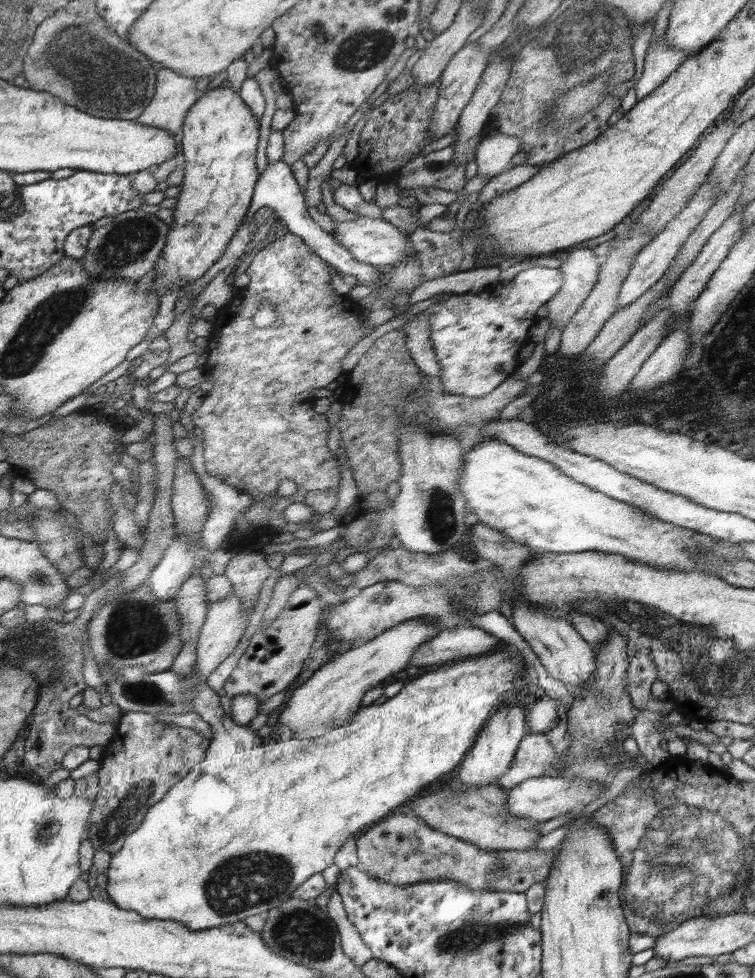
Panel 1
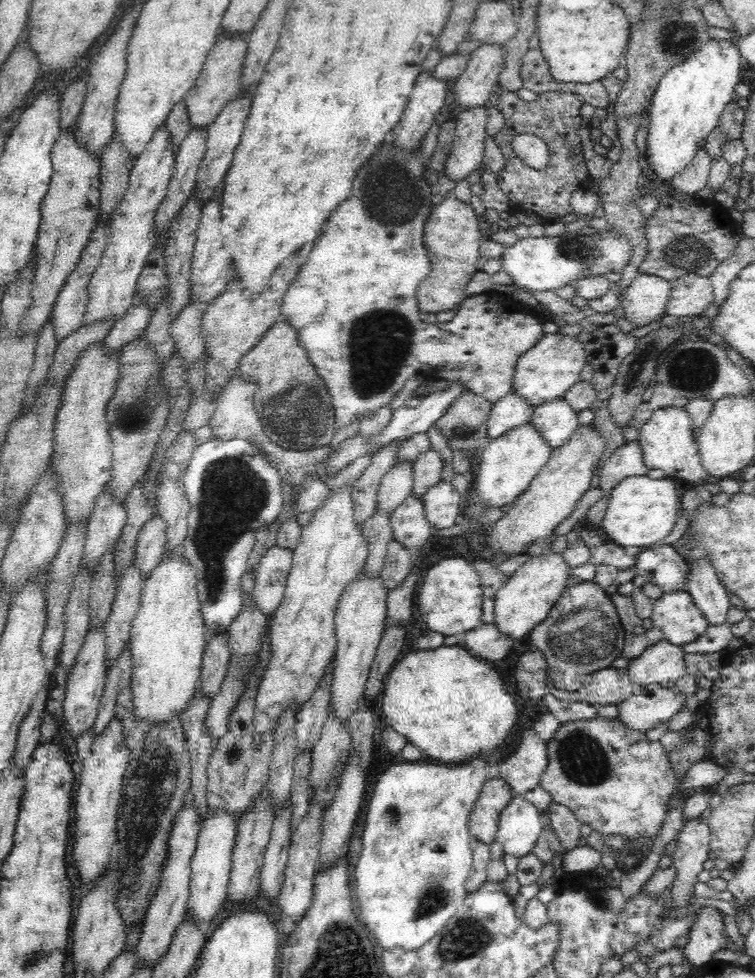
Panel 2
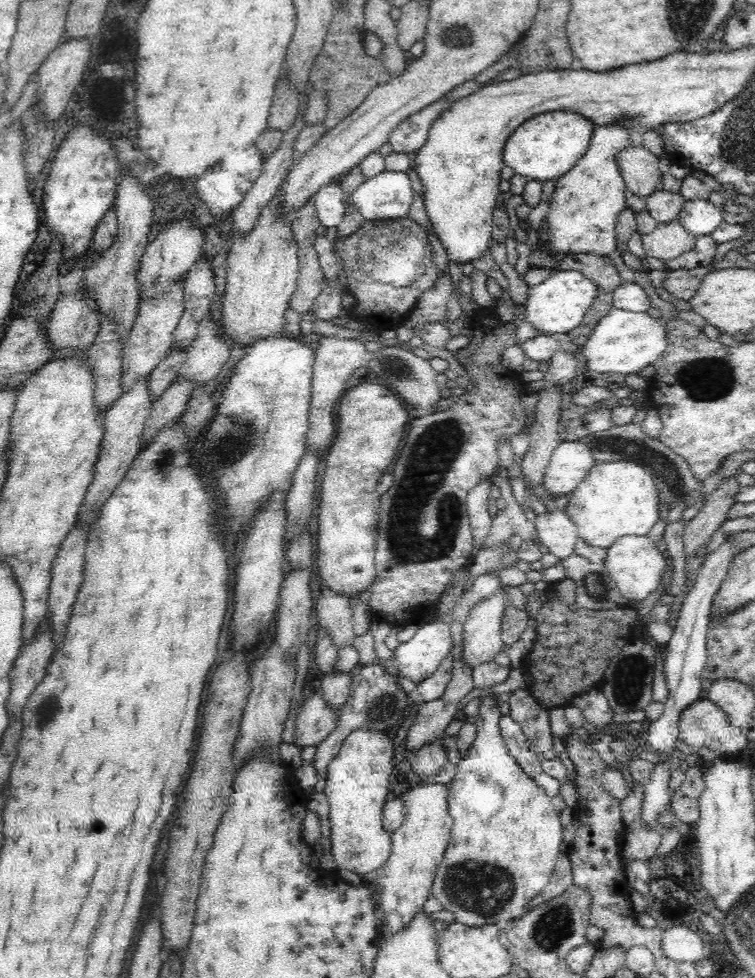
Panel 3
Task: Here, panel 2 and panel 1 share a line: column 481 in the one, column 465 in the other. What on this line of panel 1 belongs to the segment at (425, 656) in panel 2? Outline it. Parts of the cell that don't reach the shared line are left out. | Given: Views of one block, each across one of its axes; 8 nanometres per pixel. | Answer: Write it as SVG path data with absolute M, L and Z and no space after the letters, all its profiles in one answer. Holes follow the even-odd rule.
M502 648L494 652L488 652L477 657L468 657L461 661L455 661L433 672L426 672L422 678L416 678L405 684L396 697L390 698L380 706L362 707L352 718L348 726L334 728L329 733L316 738L291 738L275 742L275 737L264 738L257 731L252 731L248 726L239 726L232 718L226 716L220 704L217 692L211 690L207 683L197 687L193 699L192 711L196 712L207 724L212 727L212 738L209 742L205 759L194 765L188 776L177 782L160 802L153 805L145 815L141 826L129 833L125 844L117 853L111 853L110 864L107 872L106 890L109 898L122 907L122 910L131 910L141 914L142 917L152 920L181 922L190 929L201 931L214 927L232 924L236 921L244 921L254 914L265 914L270 909L280 906L292 896L292 892L310 876L326 870L334 864L334 855L354 832L362 830L364 826L370 826L394 810L400 804L407 804L412 796L420 795L420 788L424 790L428 784L436 782L444 774L452 772L460 762L462 754L466 756L468 750L477 742L478 734L487 724L489 719L504 706L509 706L510 698L523 696L522 692L527 684L531 683L526 672L529 672L526 656L513 652L512 649Z

